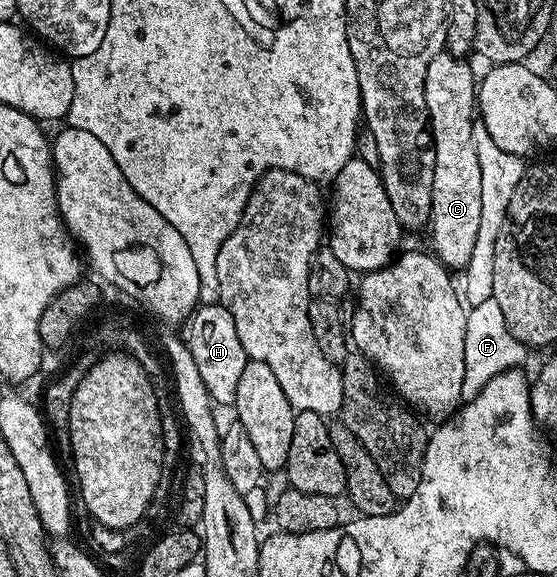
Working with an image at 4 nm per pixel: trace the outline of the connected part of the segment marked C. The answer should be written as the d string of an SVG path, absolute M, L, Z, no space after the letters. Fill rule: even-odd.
M440 53L437 57L433 57L433 61L429 61L429 69L425 73L425 109L435 153L429 232L431 231L431 243L435 246L433 248L435 257L448 269L466 267L472 256L473 245L477 242L477 231L481 228L481 166L473 137L473 123L477 119L477 75L471 72L467 62L466 58L458 55Z

